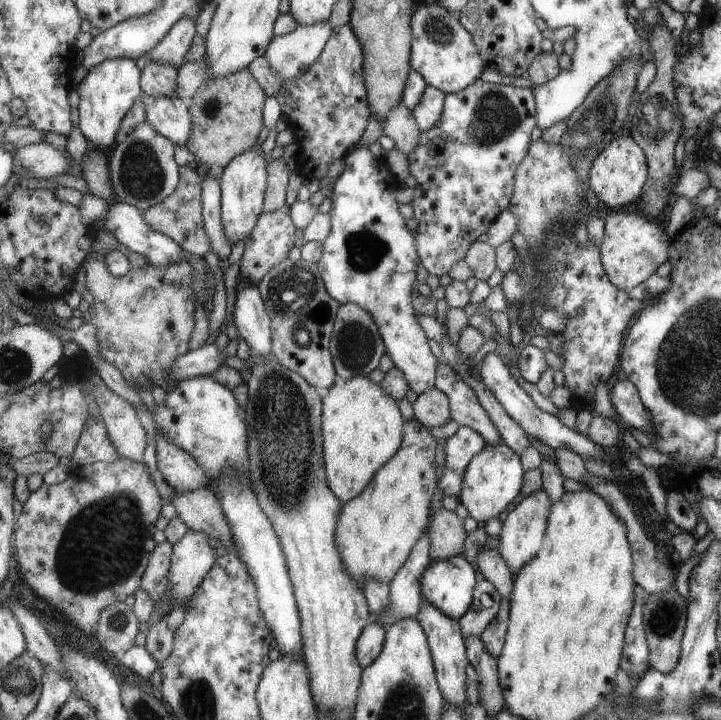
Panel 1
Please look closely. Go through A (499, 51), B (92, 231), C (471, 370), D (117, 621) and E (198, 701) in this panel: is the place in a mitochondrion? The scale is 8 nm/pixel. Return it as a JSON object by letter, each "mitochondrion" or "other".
{"A":"other","B":"other","C":"other","D":"mitochondrion","E":"mitochondrion"}

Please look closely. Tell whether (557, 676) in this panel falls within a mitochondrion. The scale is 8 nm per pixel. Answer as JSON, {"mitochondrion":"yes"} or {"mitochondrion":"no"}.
{"mitochondrion":"no"}

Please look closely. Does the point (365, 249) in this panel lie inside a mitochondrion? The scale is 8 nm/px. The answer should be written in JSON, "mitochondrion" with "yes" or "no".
{"mitochondrion":"yes"}

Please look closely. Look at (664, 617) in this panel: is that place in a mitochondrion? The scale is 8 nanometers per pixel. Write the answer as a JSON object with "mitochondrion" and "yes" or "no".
{"mitochondrion":"yes"}

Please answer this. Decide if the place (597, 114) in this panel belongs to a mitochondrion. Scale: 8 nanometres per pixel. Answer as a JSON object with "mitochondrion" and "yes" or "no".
{"mitochondrion":"yes"}

